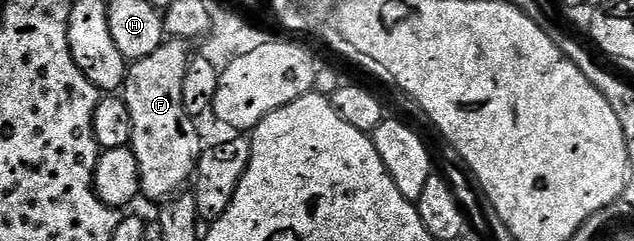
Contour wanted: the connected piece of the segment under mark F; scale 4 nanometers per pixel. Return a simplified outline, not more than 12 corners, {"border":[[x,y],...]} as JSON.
{"border":[[188,41],[132,63],[123,97],[141,194],[172,199],[203,141],[183,108]]}

